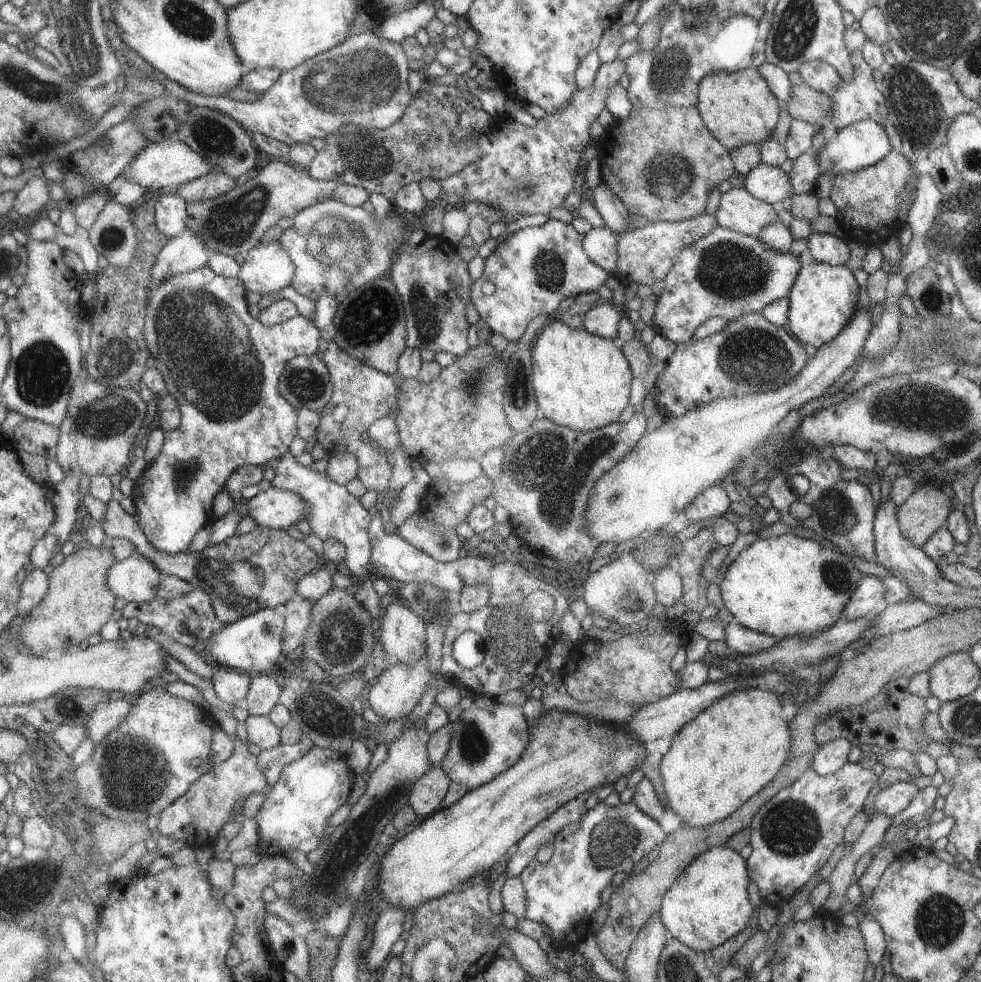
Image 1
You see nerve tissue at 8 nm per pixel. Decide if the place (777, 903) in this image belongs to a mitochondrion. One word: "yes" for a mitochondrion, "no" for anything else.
no

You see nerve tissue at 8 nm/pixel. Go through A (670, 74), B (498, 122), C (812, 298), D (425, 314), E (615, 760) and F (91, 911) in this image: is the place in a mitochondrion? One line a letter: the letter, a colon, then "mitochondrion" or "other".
A: mitochondrion
B: other
C: other
D: mitochondrion
E: other
F: other

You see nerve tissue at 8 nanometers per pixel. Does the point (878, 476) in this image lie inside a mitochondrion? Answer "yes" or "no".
no

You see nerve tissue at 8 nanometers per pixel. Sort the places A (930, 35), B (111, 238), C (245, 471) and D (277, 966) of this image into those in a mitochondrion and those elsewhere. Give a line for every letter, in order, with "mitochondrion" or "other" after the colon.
A: mitochondrion
B: mitochondrion
C: other
D: other

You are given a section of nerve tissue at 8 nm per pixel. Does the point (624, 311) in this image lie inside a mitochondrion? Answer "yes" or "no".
no

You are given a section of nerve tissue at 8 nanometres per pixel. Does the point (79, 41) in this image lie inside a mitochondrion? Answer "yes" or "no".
yes

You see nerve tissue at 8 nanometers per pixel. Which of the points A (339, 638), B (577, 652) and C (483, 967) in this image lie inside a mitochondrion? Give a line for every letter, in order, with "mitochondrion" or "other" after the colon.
A: mitochondrion
B: other
C: other

